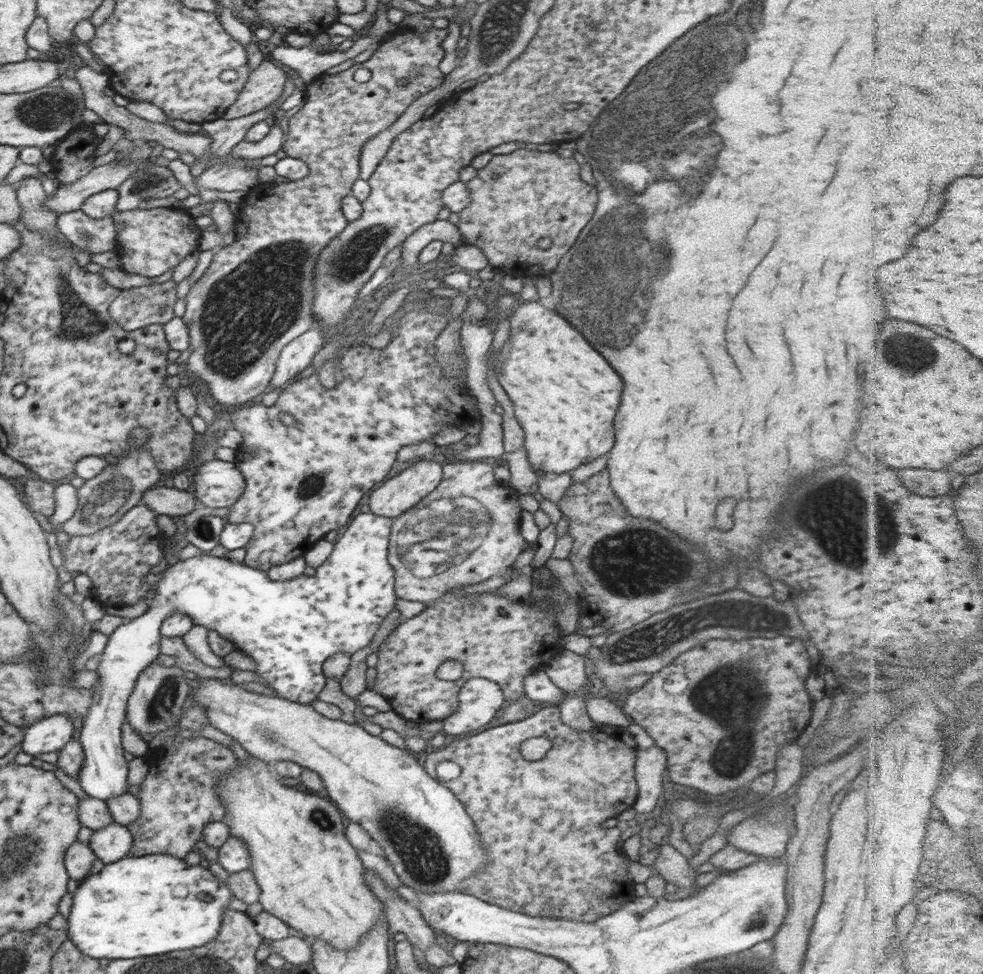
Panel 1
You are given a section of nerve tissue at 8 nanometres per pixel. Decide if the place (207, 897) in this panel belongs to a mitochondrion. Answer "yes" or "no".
no

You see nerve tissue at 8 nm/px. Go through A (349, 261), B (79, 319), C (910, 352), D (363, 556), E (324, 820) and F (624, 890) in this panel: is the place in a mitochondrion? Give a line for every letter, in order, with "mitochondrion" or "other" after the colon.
A: mitochondrion
B: mitochondrion
C: mitochondrion
D: other
E: mitochondrion
F: other

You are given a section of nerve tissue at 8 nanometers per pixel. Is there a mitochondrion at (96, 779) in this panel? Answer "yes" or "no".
no

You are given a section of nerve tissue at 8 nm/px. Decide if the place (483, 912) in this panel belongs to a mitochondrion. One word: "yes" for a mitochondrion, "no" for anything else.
no

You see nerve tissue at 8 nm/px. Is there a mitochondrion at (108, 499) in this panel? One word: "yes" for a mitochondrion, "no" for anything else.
yes

